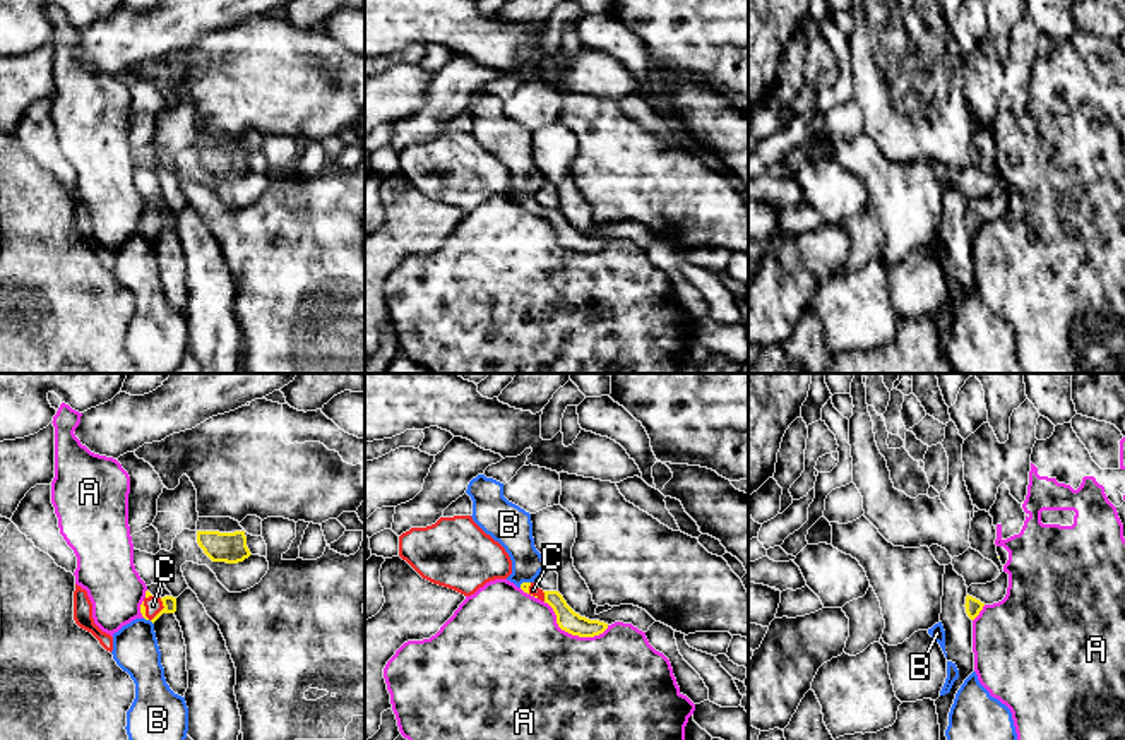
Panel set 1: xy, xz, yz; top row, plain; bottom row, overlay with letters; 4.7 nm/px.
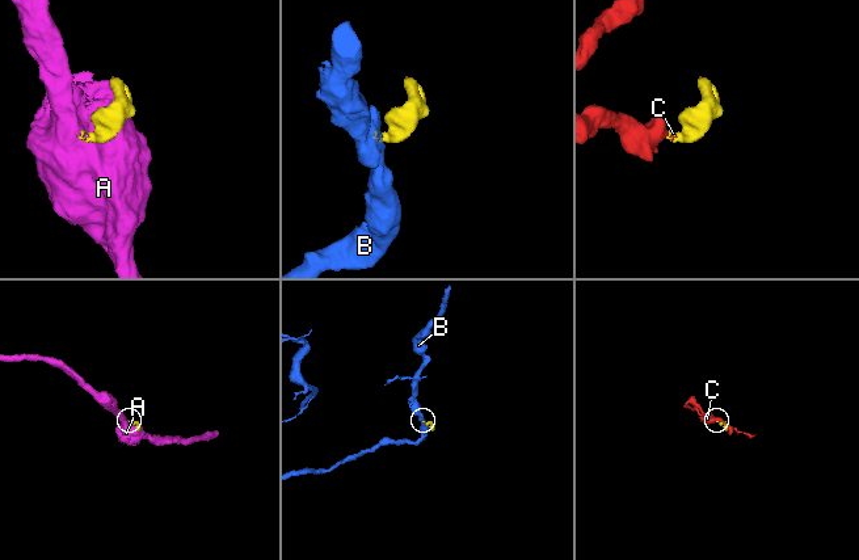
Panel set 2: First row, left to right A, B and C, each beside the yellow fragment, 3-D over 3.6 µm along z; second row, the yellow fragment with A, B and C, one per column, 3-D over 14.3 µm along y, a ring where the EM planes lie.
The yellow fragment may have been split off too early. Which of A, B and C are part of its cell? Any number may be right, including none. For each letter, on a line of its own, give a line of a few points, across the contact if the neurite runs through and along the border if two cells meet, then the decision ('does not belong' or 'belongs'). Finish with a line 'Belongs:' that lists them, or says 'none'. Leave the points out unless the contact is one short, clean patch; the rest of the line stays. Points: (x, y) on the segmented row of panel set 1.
A: does not belong
B: line xz (529, 581), (519, 586); does not belong
C: line xy (168, 602), (161, 610), (153, 605); belongs
Belongs: C

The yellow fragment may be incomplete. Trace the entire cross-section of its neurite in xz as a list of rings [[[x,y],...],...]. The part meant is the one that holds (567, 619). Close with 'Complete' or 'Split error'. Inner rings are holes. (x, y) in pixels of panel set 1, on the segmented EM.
[[[522,582],[521,589],[548,603],[557,615],[558,627],[572,636],[594,637],[608,629],[608,624],[604,622],[589,620],[575,613],[558,591],[543,591],[534,582]]]. Split error

